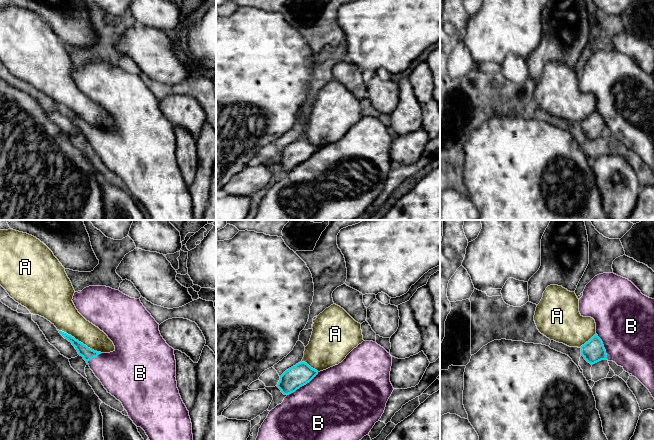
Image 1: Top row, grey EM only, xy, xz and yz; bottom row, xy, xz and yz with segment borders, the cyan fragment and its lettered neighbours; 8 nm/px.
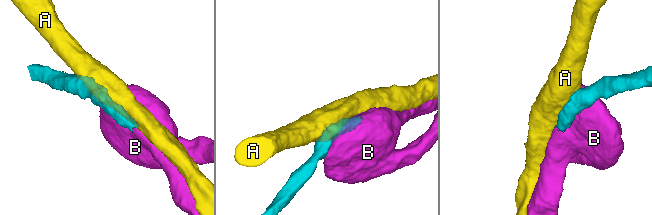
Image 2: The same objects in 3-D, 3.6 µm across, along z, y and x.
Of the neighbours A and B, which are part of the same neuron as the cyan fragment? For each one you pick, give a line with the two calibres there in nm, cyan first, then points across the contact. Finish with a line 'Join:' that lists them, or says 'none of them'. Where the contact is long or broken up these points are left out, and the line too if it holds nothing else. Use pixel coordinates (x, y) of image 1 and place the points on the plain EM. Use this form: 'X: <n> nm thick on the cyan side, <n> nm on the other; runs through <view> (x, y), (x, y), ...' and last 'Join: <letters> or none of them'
B: 180 nm thick on the cyan side, 480 nm on the other
Join: B

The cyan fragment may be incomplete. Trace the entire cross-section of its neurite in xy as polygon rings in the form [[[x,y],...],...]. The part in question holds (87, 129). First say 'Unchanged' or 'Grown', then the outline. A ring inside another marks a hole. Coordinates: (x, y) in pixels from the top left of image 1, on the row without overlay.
Grown. [[[89,62],[80,69],[75,68],[72,75],[78,88],[90,99],[103,107],[113,118],[115,126],[101,129],[88,124],[71,111],[59,107],[83,133],[104,164],[119,176],[129,194],[137,203],[141,203],[151,220],[193,220],[192,199],[183,179],[176,157],[176,136],[174,125],[170,123],[159,107],[159,100],[146,86],[140,75],[131,74],[119,66],[106,62]]]

